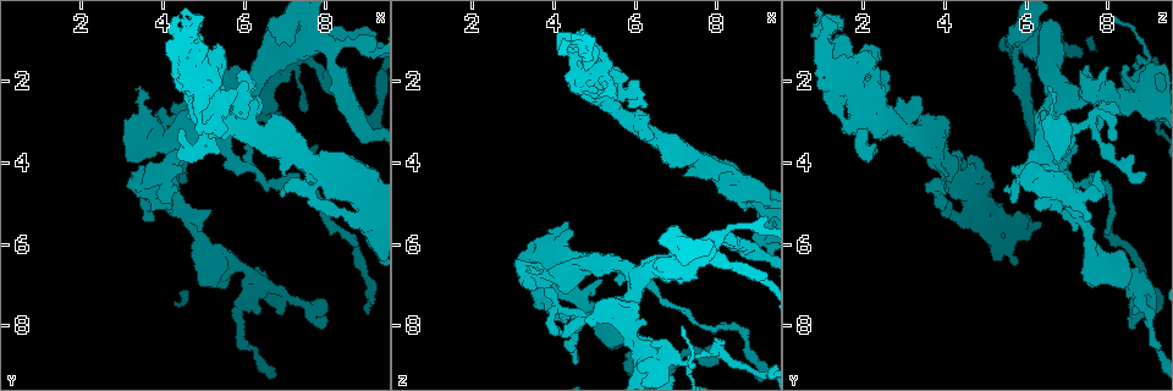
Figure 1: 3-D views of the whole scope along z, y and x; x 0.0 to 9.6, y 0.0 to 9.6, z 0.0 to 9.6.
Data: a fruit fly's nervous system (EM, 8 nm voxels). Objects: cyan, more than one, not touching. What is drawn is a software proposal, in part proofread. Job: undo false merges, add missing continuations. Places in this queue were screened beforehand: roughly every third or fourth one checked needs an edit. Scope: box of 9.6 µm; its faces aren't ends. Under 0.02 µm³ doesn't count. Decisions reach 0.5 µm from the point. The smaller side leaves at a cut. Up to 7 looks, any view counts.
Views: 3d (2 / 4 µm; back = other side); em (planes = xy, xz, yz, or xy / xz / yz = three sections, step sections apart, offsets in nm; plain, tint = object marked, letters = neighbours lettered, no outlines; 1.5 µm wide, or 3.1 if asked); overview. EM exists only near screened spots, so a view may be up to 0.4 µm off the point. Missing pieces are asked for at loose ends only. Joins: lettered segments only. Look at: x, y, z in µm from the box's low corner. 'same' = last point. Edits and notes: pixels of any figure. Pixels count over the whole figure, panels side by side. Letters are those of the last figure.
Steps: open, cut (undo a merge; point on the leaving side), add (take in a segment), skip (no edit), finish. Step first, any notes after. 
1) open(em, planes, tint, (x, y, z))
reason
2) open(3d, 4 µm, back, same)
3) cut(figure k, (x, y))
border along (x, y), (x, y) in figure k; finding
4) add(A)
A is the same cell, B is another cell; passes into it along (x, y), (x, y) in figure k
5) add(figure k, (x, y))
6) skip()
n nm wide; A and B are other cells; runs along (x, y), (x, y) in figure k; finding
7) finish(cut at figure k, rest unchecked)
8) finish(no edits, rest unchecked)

open(3d, 4 µm, (9.00, 7.75, 9.20))
tapers out

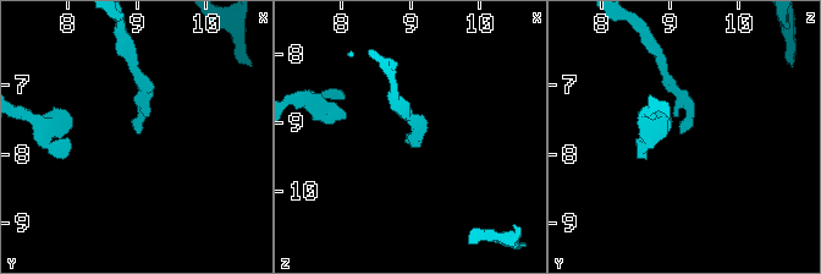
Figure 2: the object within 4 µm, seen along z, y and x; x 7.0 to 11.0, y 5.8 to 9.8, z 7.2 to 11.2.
open(em, xz, step 8, tint, (9.05, 7.75, 9.15))
shape alone is not enough

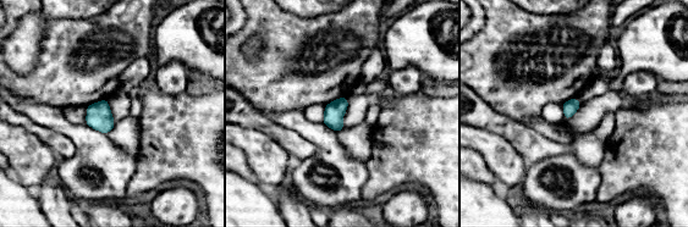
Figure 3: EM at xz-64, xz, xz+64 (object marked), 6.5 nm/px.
open(em, planes, letters, same)

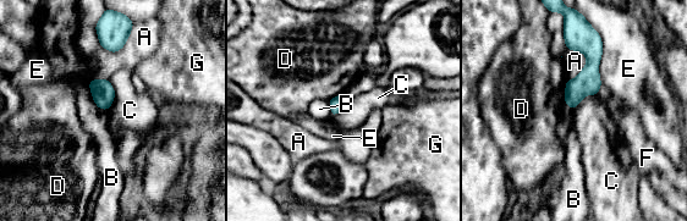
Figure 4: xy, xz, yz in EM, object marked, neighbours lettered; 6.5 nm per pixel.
skip()
E touches over 320 nm; A, B, C, D, E, F and G are other cells; border along (88, 86), (93, 101), (104, 110) in figure 4; none of them fits

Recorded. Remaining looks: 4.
open(em, xy, step 4, letters, (5.80, 1.60, 7.50))
branch stops here

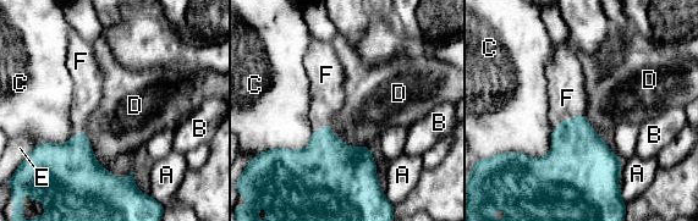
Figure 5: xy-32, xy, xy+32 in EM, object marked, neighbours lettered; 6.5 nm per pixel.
open(em, planes, letters, same)
another direction

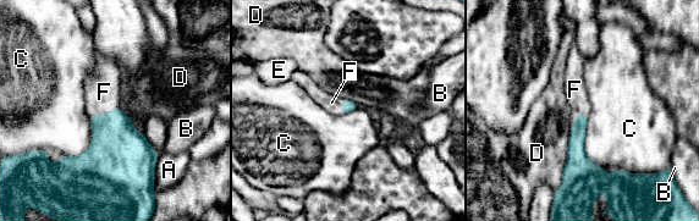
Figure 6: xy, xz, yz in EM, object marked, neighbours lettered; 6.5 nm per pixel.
add(F)
D touches over 400 nm; F is the same cell, A, B, C, D and E are other cells; the neuron continues

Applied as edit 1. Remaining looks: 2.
open(overview)
see it whole again

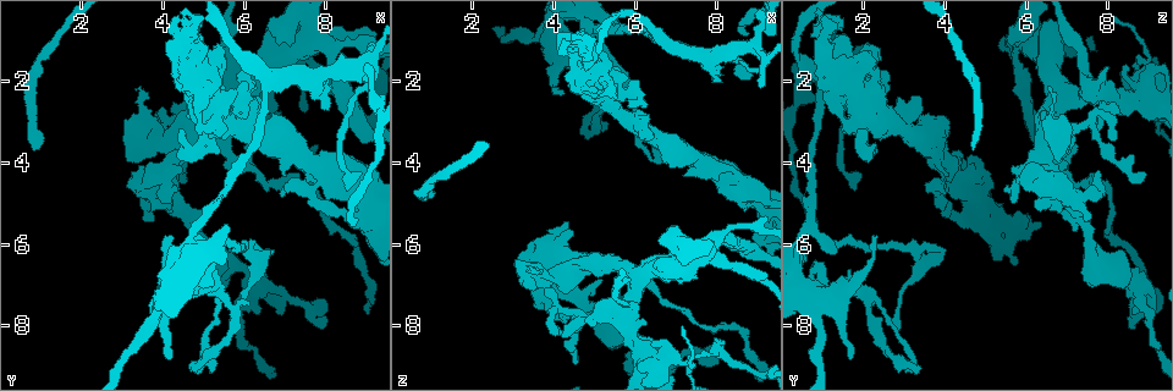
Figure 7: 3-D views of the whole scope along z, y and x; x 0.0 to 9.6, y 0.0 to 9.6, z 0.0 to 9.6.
open(em, xy, step 4, letters, (8.30, 5.20, 4.10))
touches itself

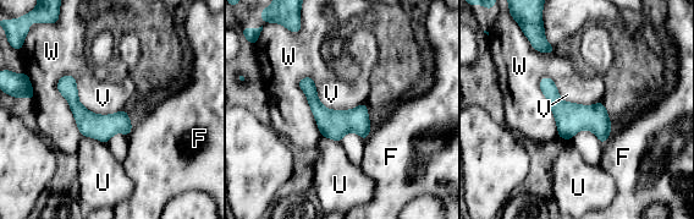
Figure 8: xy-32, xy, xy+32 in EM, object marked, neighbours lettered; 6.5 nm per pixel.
skip()
170 nm wide; F, U, V and W are other cells; border along (72, 75), (59, 80), (58, 91) in figure 8; all the same neuron

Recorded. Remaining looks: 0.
finish(add at figure 6, rest unchecked)

